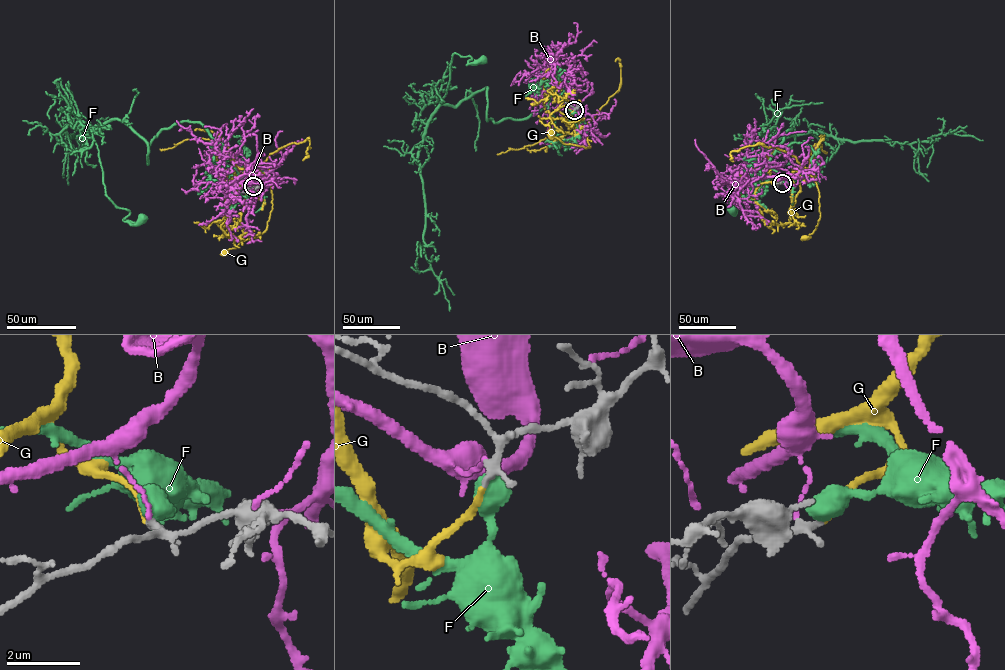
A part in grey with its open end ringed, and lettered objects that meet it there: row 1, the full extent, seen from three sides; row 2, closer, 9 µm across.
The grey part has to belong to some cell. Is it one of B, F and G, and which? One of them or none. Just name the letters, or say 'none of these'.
G

